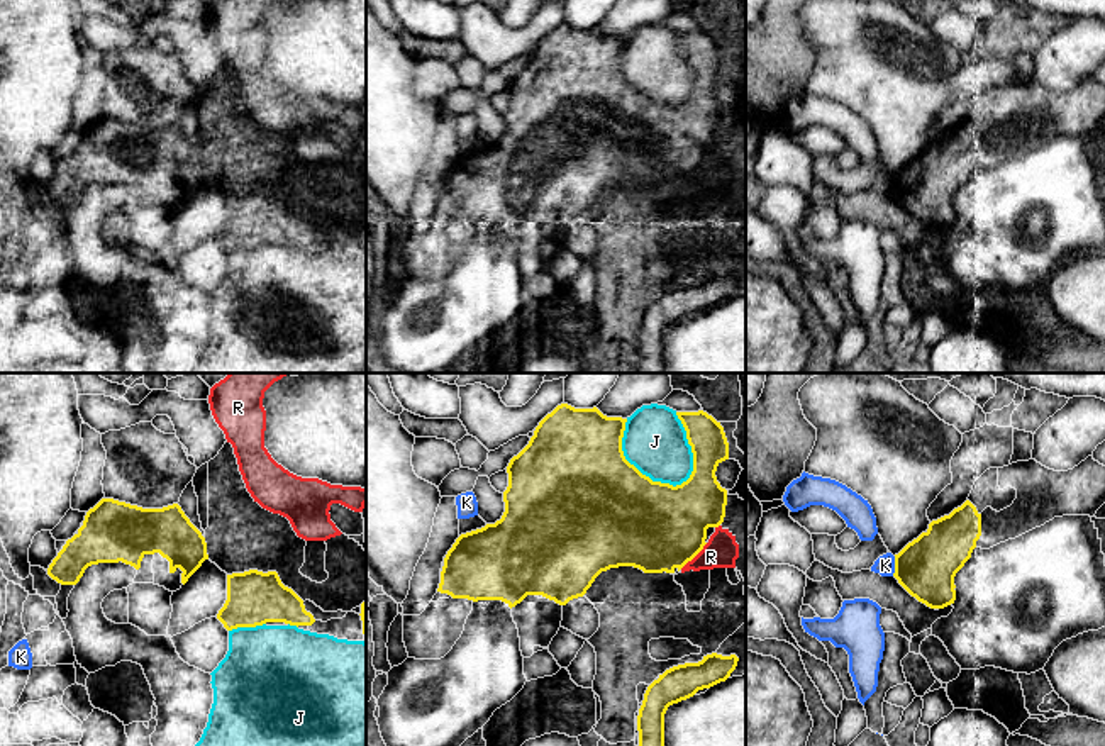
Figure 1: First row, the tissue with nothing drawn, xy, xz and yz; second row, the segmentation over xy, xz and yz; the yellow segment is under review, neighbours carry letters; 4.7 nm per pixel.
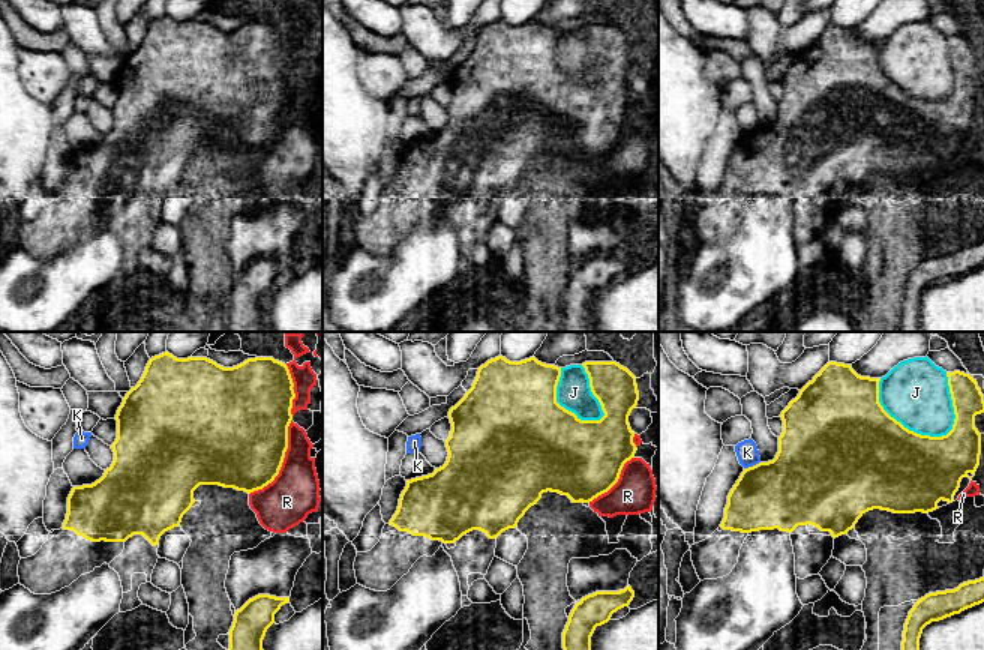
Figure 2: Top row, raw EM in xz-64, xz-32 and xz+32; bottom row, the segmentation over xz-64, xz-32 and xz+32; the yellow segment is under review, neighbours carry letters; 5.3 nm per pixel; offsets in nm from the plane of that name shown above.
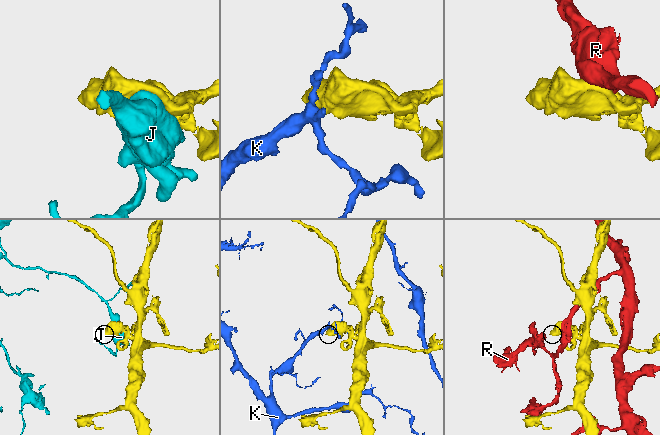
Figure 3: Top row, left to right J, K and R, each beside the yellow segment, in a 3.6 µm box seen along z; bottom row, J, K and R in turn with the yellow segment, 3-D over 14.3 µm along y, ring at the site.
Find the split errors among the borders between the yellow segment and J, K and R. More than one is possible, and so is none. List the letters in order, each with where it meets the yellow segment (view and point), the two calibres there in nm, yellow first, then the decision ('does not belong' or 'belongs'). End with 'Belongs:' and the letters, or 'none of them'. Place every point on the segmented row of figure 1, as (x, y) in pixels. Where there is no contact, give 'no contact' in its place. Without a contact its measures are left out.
J: meets yellow in xz at (638, 470); 500 nm thick on the yellow side, 300 nm on the other; does not belong
K: meets yellow in yz at (895, 567); 280 nm thick on the yellow side, 100 nm on the other; does not belong
R: meets yellow in xz at (694, 556); 420 nm thick on the yellow side, 160 nm on the other; does not belong
Belongs: none of them

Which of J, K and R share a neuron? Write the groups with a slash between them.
J / K / R

